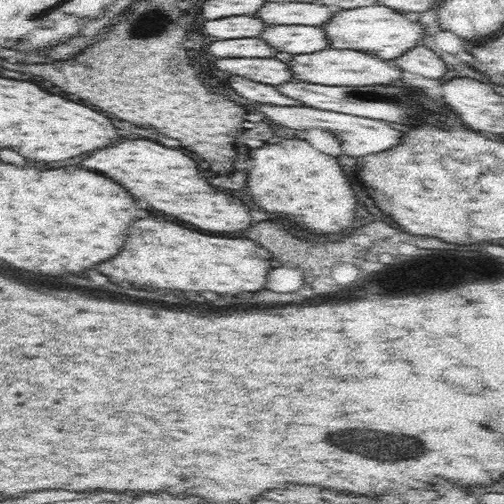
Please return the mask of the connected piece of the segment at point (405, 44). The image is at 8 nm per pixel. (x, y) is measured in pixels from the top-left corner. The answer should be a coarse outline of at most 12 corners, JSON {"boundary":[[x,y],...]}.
{"boundary":[[387,6],[341,9],[322,25],[329,47],[394,60],[423,26]]}

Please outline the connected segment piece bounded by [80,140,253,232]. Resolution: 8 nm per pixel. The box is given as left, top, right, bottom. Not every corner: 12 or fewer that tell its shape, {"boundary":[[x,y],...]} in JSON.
{"boundary":[[126,140],[80,166],[194,230],[253,224],[182,150]]}

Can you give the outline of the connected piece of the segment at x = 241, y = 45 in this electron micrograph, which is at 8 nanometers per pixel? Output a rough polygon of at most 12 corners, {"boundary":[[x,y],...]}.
{"boundary":[[228,38],[208,46],[216,58],[270,58],[262,38]]}

